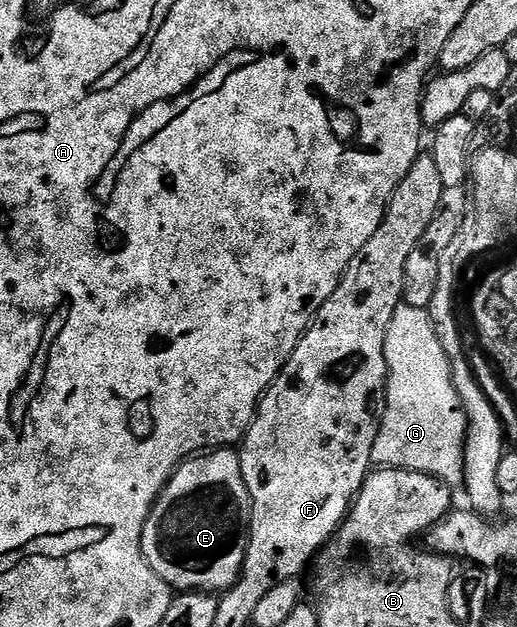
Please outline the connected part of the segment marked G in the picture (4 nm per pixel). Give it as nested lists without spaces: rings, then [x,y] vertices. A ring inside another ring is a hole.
[[[400,304],[393,315],[393,319],[387,328],[385,335],[385,359],[387,360],[387,384],[385,386],[385,397],[387,393],[387,410],[381,413],[379,421],[379,433],[375,437],[375,446],[371,452],[372,462],[379,467],[390,467],[392,469],[413,469],[416,473],[427,473],[431,477],[437,477],[444,483],[457,483],[463,481],[463,444],[467,438],[467,411],[463,408],[463,400],[459,397],[459,392],[455,390],[455,381],[451,377],[451,359],[446,351],[441,347],[441,339],[437,335],[435,325],[431,322],[431,314],[421,307],[409,307]]]

